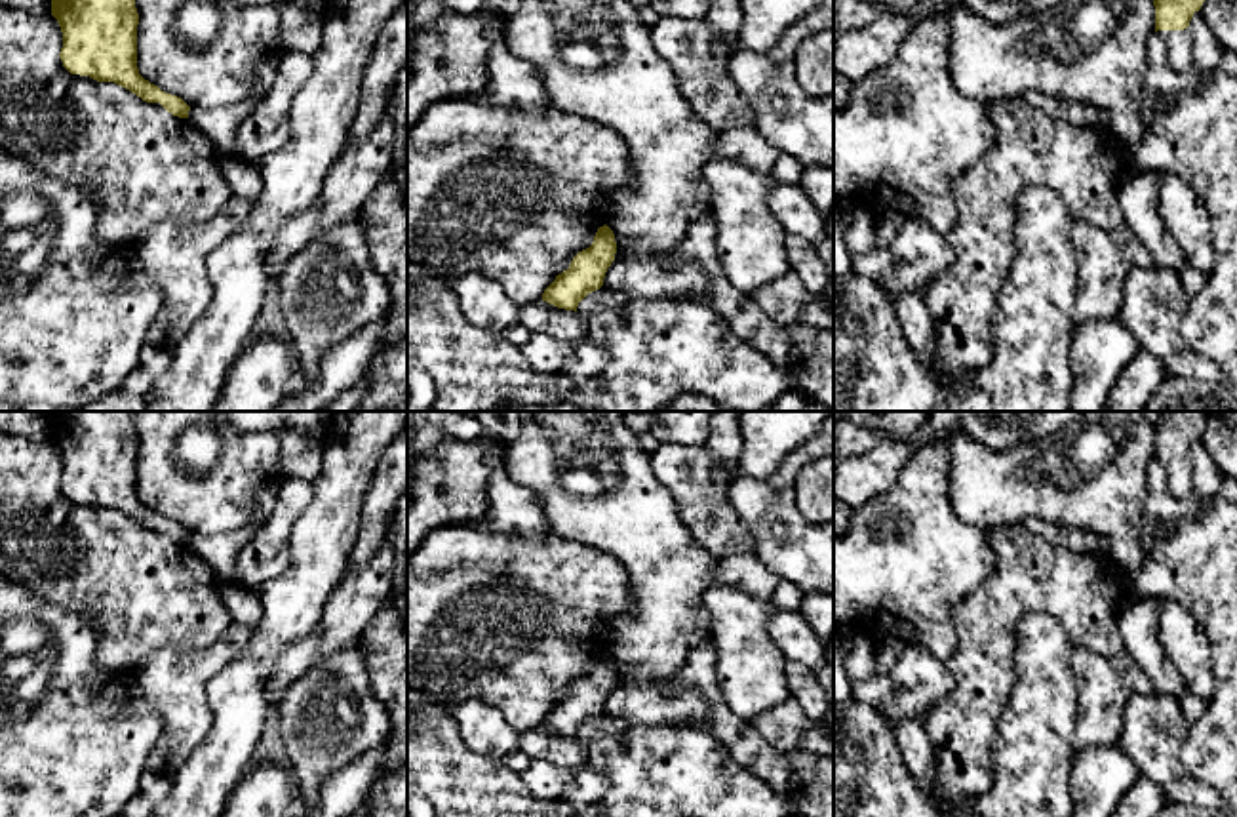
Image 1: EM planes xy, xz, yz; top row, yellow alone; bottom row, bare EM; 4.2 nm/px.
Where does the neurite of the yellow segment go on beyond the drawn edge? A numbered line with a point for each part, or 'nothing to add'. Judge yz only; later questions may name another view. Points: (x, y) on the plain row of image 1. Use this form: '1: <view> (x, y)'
1: yz (1178, 471)

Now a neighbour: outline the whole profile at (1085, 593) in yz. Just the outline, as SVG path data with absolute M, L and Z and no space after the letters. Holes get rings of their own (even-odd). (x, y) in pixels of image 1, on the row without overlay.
M1020 524L988 529L995 554L990 577L952 609L957 649L946 661L955 689L927 708L925 729L933 743L936 794L942 800L982 798L993 783L993 748L999 720L1016 680L1016 628L1030 613L1052 615L1075 648L1089 648L1104 657L1125 653L1117 615L1132 594L1132 575L1113 556L1075 552L1028 531Z

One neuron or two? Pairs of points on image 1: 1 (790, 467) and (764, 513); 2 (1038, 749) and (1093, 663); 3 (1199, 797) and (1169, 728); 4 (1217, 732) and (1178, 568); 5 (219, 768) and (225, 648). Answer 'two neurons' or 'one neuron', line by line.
1: one neuron
2: two neurons
3: one neuron
4: one neuron
5: two neurons

